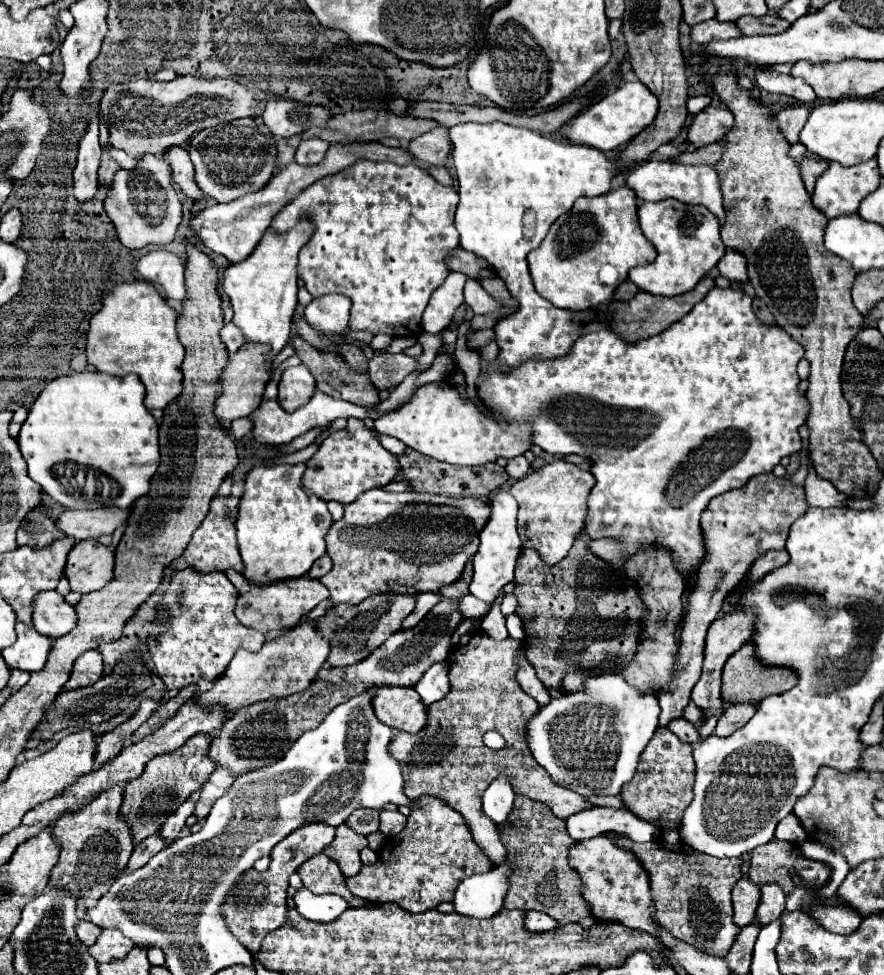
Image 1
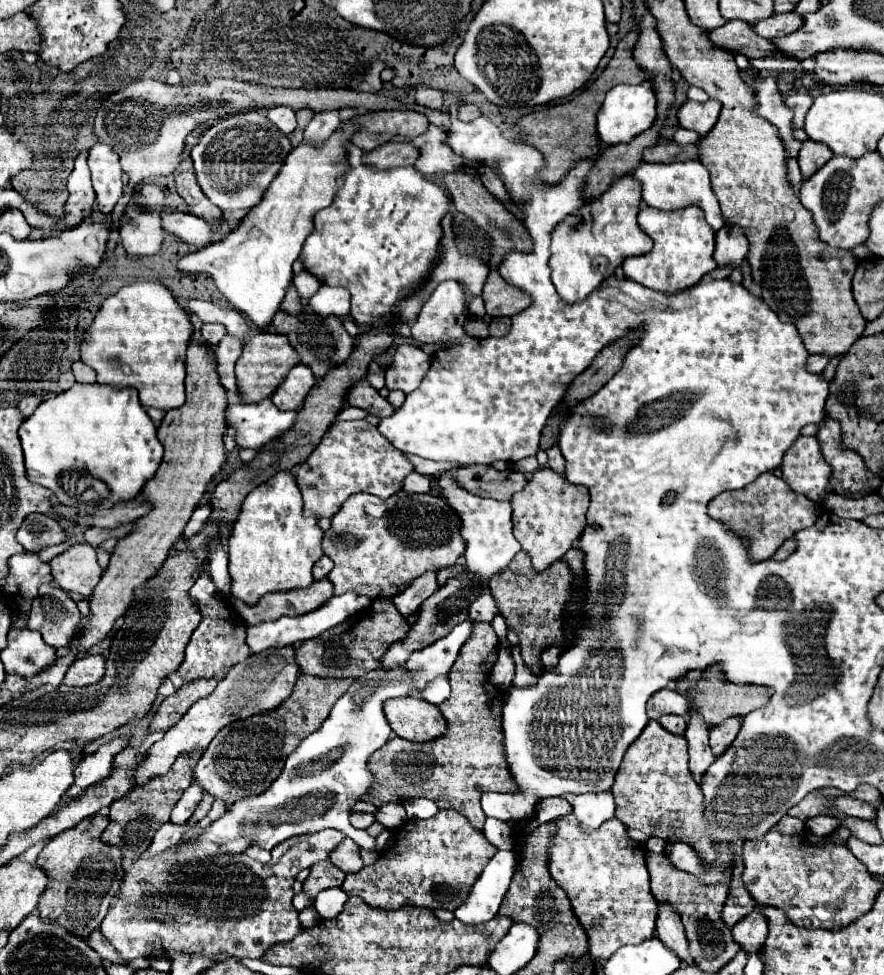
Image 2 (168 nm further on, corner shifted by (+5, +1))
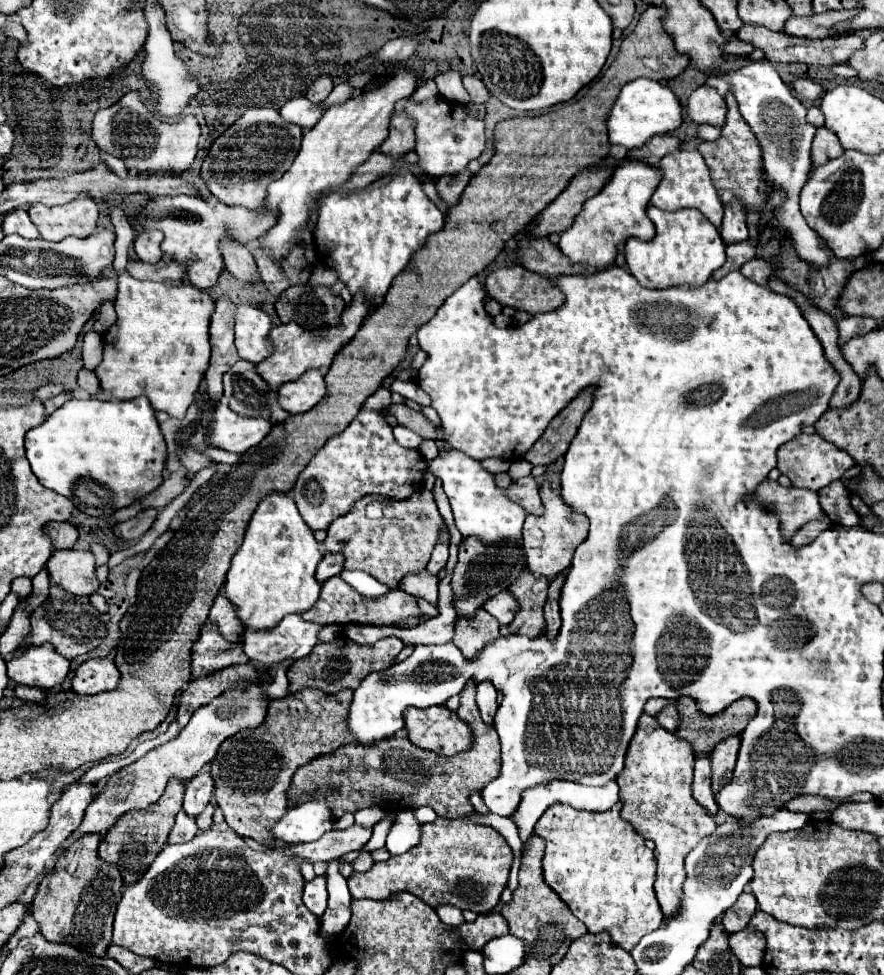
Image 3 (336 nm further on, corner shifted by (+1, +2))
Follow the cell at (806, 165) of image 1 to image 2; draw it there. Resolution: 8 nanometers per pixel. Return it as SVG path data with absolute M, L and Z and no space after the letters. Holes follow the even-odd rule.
M803 141L803 147L799 151L799 169L803 179L809 179L815 171L819 171L829 159L833 157L831 149L825 147L823 143L815 143L815 141Z

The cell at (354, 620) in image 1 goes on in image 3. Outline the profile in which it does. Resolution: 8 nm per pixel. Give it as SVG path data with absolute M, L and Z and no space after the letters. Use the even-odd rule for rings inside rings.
M395 636L381 638L373 646L353 644L351 640L345 640L343 646L319 642L315 646L315 650L311 650L309 656L305 656L301 660L295 660L293 666L289 668L289 672L287 672L289 692L303 690L303 688L323 690L327 694L337 694L339 690L345 690L345 688L355 690L359 686L359 682L363 682L363 678L367 674L389 668L401 650L403 650L403 642L399 638L395 638Z

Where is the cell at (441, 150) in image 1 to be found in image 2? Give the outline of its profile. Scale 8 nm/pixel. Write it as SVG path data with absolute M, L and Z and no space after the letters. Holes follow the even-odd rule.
M385 143L369 153L363 153L363 163L379 169L413 165L419 157L419 151L413 143Z

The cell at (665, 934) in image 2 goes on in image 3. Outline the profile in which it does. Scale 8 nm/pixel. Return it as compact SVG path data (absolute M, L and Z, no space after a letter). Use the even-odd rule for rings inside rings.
M643 712L635 738L631 738L625 756L625 768L617 776L617 784L621 788L619 796L623 800L621 816L627 818L643 838L655 842L655 892L665 918L673 916L681 902L681 886L685 882L685 856L695 844L699 844L701 838L713 834L717 828L715 818L709 816L707 810L699 806L691 796L693 762L695 756L691 746L677 738L673 732L663 730L653 716Z

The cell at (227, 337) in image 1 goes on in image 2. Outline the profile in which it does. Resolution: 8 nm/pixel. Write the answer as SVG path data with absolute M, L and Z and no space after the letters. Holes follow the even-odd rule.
M227 333L221 343L217 345L215 353L217 353L217 369L219 369L219 377L221 377L221 383L227 391L237 391L237 383L235 383L235 373L233 373L233 367L235 367L235 361L239 359L241 355L241 339L235 339L235 335Z

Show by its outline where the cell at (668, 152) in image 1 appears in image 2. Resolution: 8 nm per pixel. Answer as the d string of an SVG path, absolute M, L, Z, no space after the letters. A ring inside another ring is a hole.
M677 129L675 135L673 135L673 143L679 143L679 145L689 145L689 143L697 143L701 137L695 133L695 131L689 131L689 129Z

